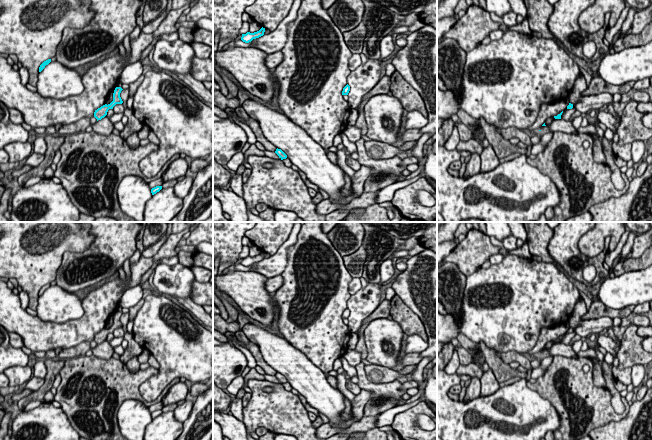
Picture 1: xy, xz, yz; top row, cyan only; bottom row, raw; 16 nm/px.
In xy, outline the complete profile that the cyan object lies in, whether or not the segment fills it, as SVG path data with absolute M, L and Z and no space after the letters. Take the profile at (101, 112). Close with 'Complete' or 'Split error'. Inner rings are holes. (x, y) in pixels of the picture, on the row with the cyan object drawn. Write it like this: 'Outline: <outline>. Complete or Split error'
Outline: M116 87L113 93L113 101L110 104L105 104L103 106L101 106L100 108L98 108L97 110L95 110L94 112L94 117L98 120L101 120L102 118L104 118L107 115L107 112L109 109L113 109L113 107L116 104L122 104L123 101L120 97L120 93L123 89L121 87Z. Complete

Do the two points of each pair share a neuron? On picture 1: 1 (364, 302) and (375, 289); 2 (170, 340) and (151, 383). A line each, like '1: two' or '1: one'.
1: one
2: one

